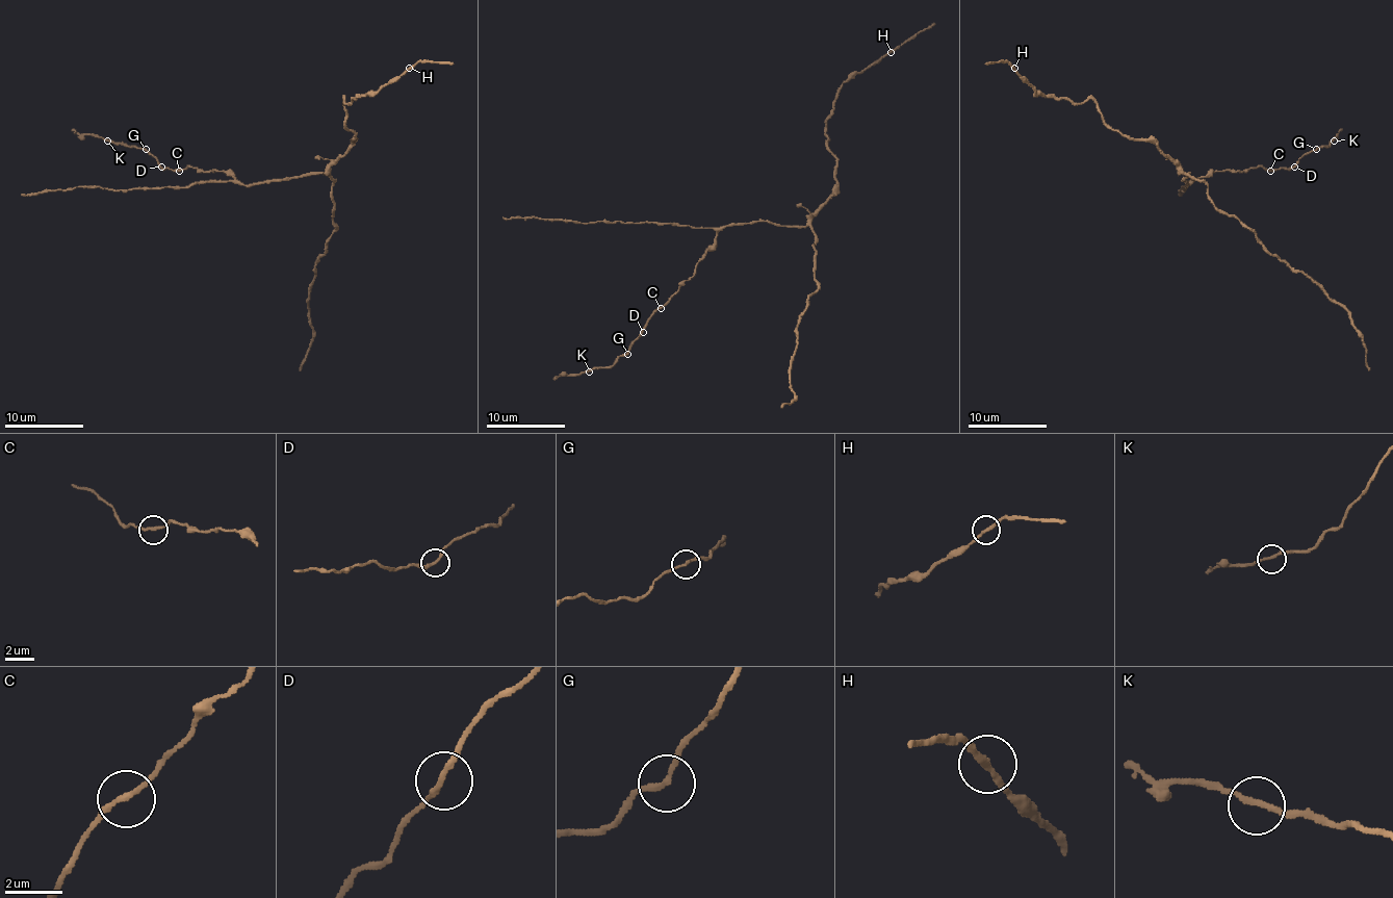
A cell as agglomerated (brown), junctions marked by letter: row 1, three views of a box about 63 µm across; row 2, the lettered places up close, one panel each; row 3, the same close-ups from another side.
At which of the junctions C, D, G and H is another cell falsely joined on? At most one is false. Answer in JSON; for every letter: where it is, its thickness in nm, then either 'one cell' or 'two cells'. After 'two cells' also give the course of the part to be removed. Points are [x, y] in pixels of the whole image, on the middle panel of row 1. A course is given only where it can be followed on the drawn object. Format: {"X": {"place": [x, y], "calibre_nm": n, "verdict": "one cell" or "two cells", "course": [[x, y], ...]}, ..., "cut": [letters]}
{"C": {"place": [661, 308], "calibre_nm": 190, "verdict": "one cell"}, "D": {"place": [643, 332], "calibre_nm": 200, "verdict": "one cell"}, "G": {"place": [627, 354], "calibre_nm": 190, "verdict": "one cell"}, "H": {"place": [891, 52], "calibre_nm": 200, "verdict": "one cell"}, "cut": []}

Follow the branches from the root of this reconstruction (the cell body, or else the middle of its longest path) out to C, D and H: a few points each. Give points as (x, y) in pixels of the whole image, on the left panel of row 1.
C: (309, 173), (285, 180), (241, 184), (224, 171), (200, 171), (190, 167), (179, 171)
D: (309, 173), (285, 180), (241, 184), (224, 171), (161, 167)
H: (309, 173), (325, 173), (354, 140), (346, 127), (344, 98), (349, 103), (373, 94), (409, 68)

